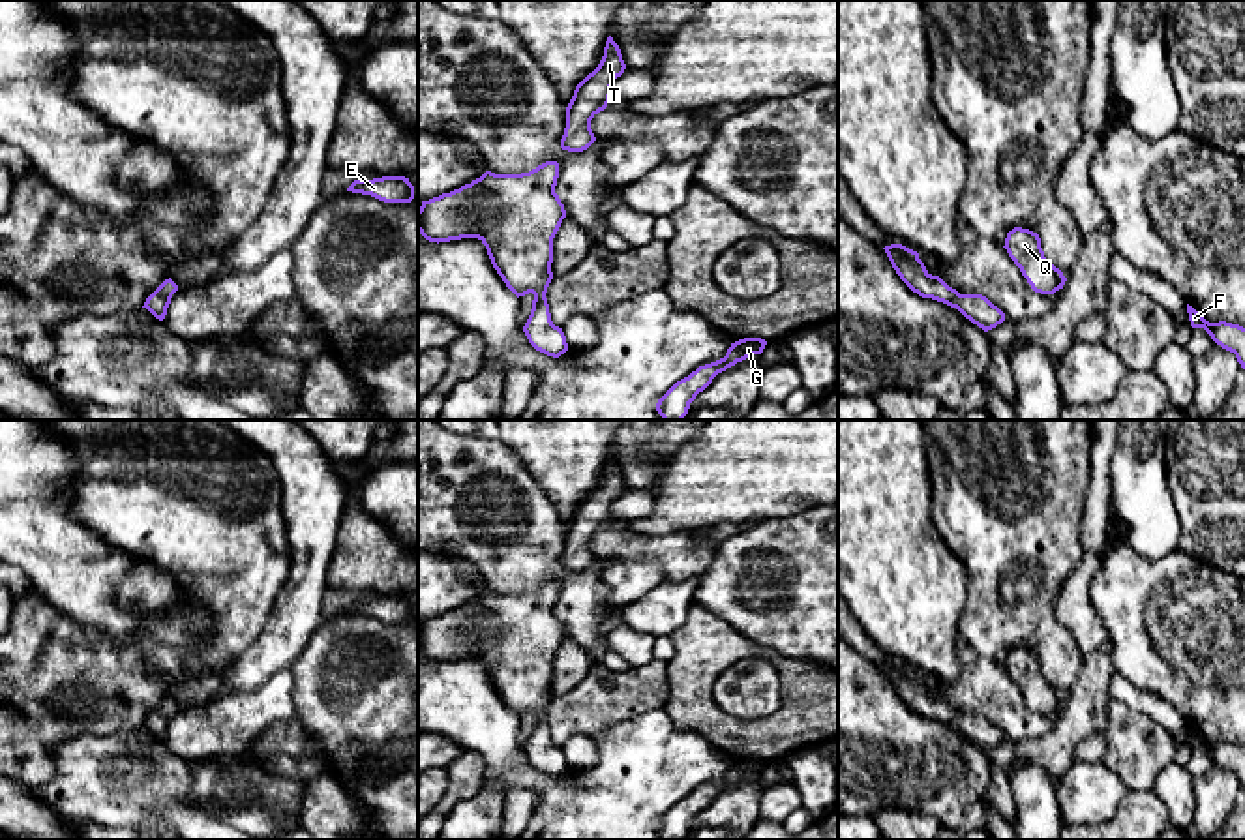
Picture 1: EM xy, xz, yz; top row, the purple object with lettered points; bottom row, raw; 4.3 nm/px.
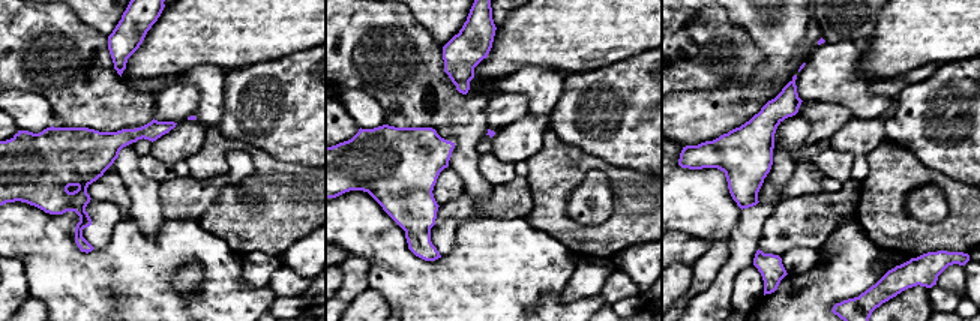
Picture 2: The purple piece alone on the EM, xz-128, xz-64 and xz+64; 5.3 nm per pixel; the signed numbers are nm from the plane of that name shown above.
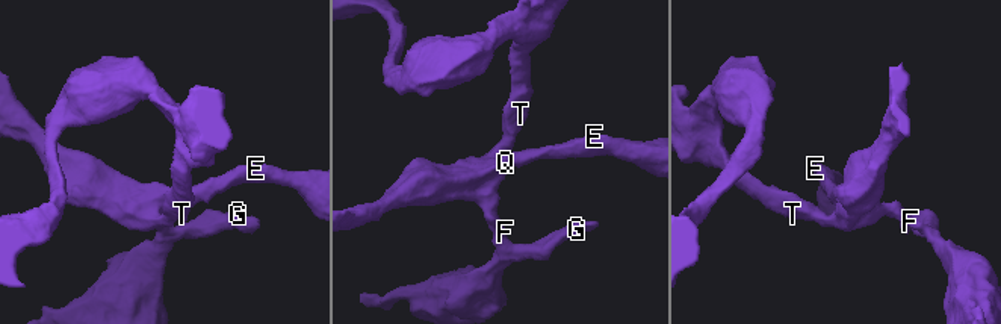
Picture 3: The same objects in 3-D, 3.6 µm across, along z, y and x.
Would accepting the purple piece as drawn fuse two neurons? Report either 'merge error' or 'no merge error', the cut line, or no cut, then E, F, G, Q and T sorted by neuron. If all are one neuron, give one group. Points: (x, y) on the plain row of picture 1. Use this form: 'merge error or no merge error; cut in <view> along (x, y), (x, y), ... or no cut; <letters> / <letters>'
no merge error; no cut; E F G Q T

